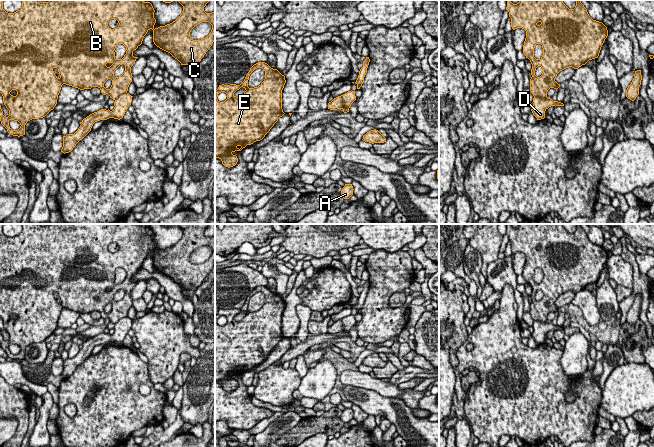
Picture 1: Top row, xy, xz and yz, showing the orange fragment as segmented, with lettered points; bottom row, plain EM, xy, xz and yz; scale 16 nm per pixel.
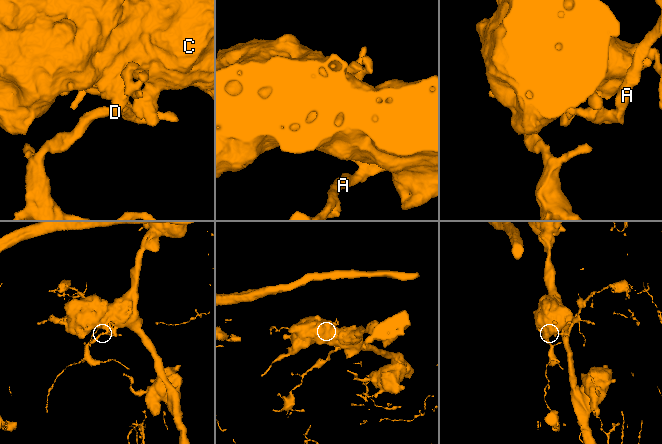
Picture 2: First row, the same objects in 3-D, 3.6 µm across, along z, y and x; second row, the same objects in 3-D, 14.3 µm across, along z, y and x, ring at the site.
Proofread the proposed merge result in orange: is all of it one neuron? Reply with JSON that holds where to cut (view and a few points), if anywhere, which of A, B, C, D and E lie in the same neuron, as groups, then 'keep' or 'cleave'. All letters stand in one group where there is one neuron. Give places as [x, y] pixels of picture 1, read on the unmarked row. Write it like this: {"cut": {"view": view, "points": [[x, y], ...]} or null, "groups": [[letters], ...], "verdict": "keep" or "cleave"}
{"cut": {"view": "yz", "points": [[534, 319], [540, 322], [547, 322]]}, "groups": [["A", "D"], ["B", "C", "E"]], "verdict": "cleave"}

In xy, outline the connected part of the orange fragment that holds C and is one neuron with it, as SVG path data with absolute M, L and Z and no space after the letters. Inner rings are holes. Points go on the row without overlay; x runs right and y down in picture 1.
M0 224L0 317L4 329L9 334L9 340L3 339L0 329L0 345L9 358L18 361L25 359L25 349L28 345L43 342L54 333L63 308L80 314L98 311L103 319L108 318L113 324L127 317L133 301L131 291L138 282L133 280L133 275L142 268L150 253L153 254L154 268L170 277L181 289L199 287L215 265L215 235L204 235L209 224L162 224L165 227L178 225L183 230L183 235L175 245L158 252L154 251L156 243L152 228L142 224L21 224L21 233L14 237L8 237L3 233L3 225ZM111 243L118 245L117 252L111 253L108 250ZM202 246L209 246L212 254L205 262L193 264L190 256ZM117 268L126 271L127 275L122 283L115 282ZM122 288L125 289L124 297L115 301L114 295ZM10 344L18 345L20 352L12 354L9 350Z

